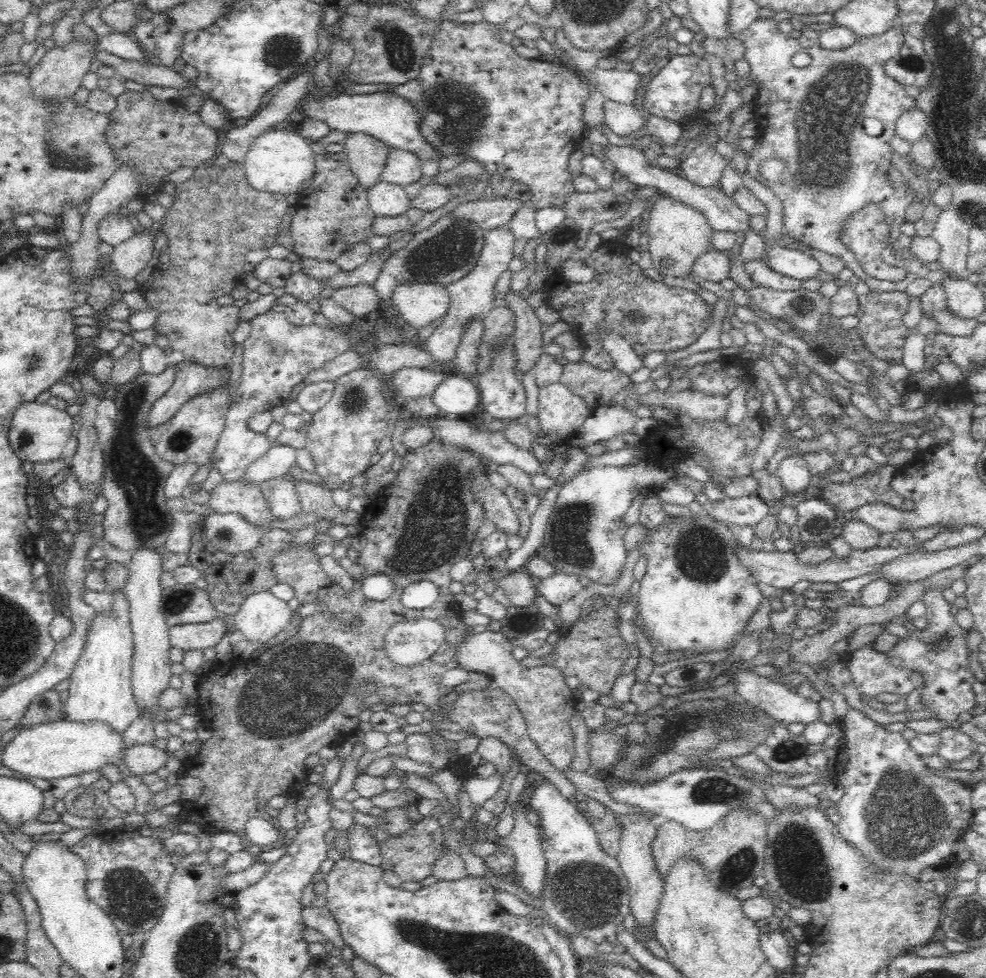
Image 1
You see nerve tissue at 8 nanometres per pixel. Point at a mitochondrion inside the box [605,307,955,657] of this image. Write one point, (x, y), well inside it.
(702, 558)

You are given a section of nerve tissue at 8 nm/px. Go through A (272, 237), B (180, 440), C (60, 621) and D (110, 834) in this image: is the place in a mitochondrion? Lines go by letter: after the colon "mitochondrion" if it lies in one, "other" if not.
A: other
B: mitochondrion
C: other
D: other

